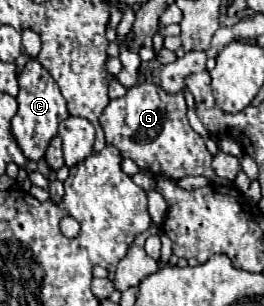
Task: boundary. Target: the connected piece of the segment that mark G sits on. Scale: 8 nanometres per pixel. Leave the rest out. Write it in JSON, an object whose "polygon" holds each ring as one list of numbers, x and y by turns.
{"polygon":[[141,81,131,87,121,99,113,99,99,121,107,143,115,145,123,157,133,159,141,171,155,177,181,179,187,175,203,175,215,181,211,155,201,135,197,135,187,121,187,105,183,95,169,95,151,81]]}

